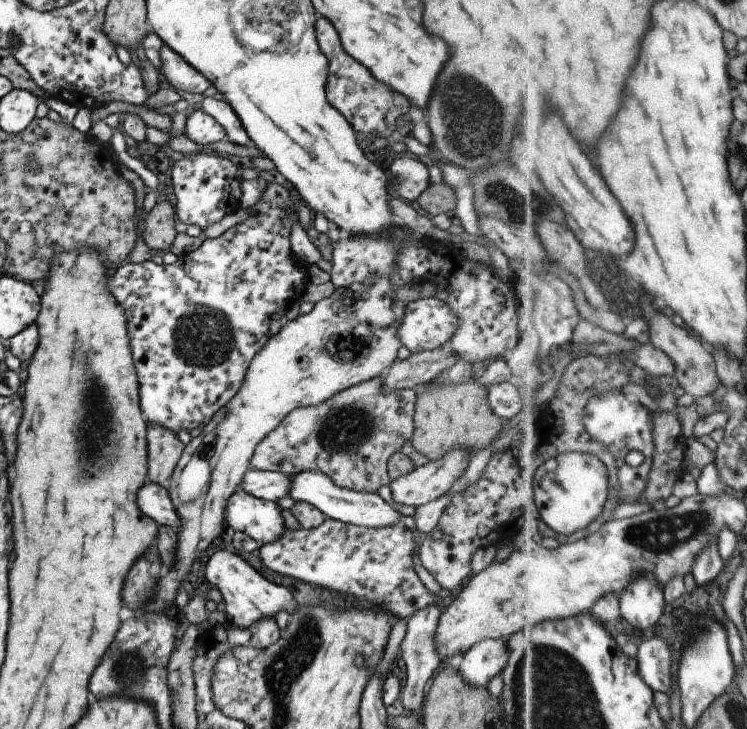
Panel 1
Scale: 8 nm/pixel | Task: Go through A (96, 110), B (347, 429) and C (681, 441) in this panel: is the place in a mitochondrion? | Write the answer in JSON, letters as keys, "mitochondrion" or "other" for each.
{"A":"other","B":"mitochondrion","C":"other"}

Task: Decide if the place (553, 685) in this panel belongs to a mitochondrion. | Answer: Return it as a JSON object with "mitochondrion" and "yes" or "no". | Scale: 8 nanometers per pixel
{"mitochondrion":"yes"}

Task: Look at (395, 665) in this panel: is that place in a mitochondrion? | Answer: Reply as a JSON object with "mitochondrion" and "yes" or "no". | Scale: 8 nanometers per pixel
{"mitochondrion":"no"}

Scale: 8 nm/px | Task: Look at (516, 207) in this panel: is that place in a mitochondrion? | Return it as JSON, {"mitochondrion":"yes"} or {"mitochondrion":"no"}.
{"mitochondrion":"yes"}

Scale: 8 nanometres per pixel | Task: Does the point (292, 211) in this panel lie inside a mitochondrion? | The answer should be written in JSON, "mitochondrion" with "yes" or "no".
{"mitochondrion":"no"}

